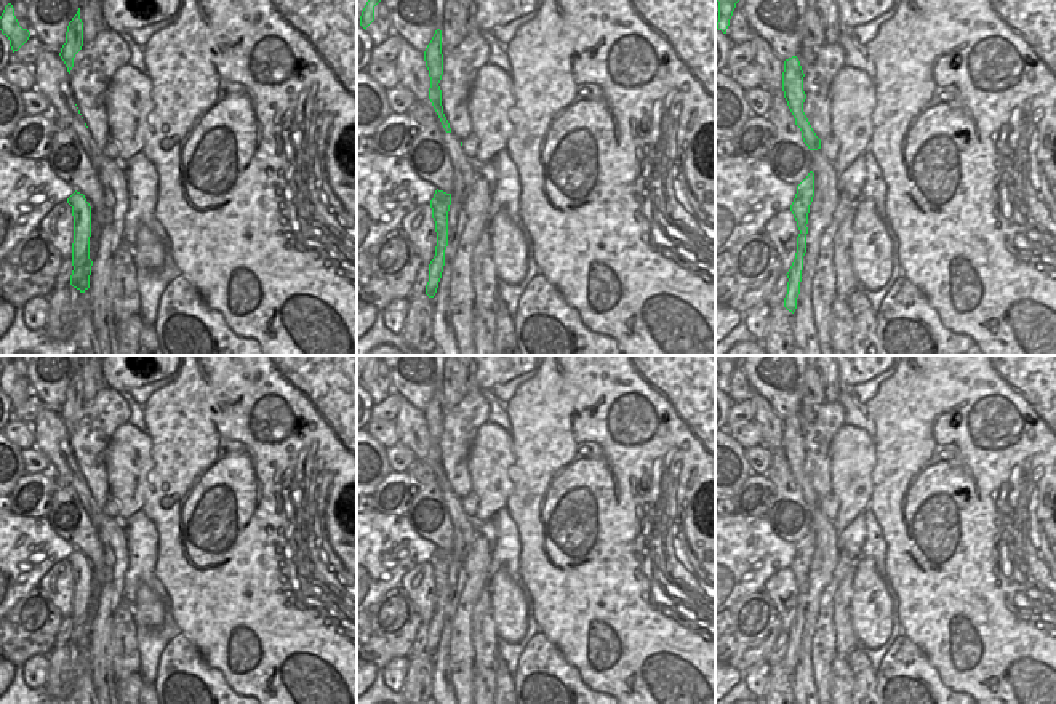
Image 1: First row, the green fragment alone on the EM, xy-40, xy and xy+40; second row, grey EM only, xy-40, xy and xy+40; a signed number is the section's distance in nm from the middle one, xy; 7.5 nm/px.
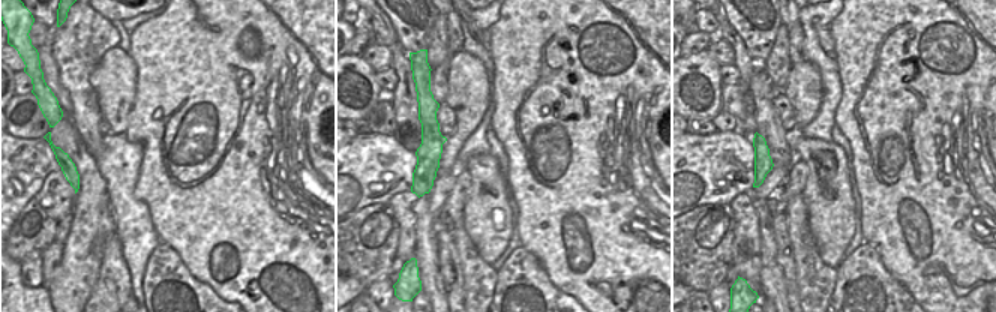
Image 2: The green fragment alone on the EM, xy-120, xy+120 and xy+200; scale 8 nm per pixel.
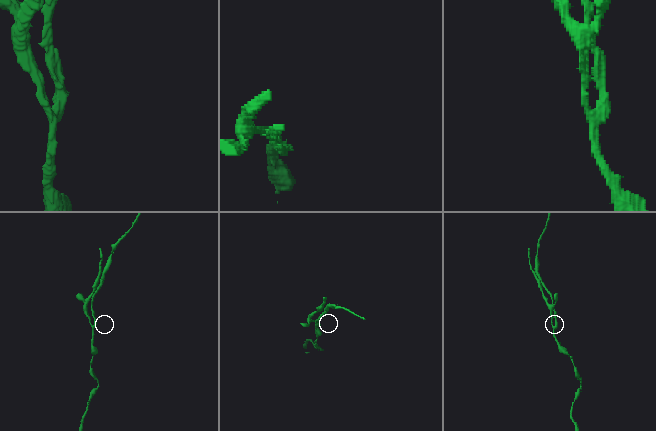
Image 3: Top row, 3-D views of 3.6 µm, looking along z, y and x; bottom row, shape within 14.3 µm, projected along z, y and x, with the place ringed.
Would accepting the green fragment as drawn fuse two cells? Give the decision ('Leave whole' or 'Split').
Split

